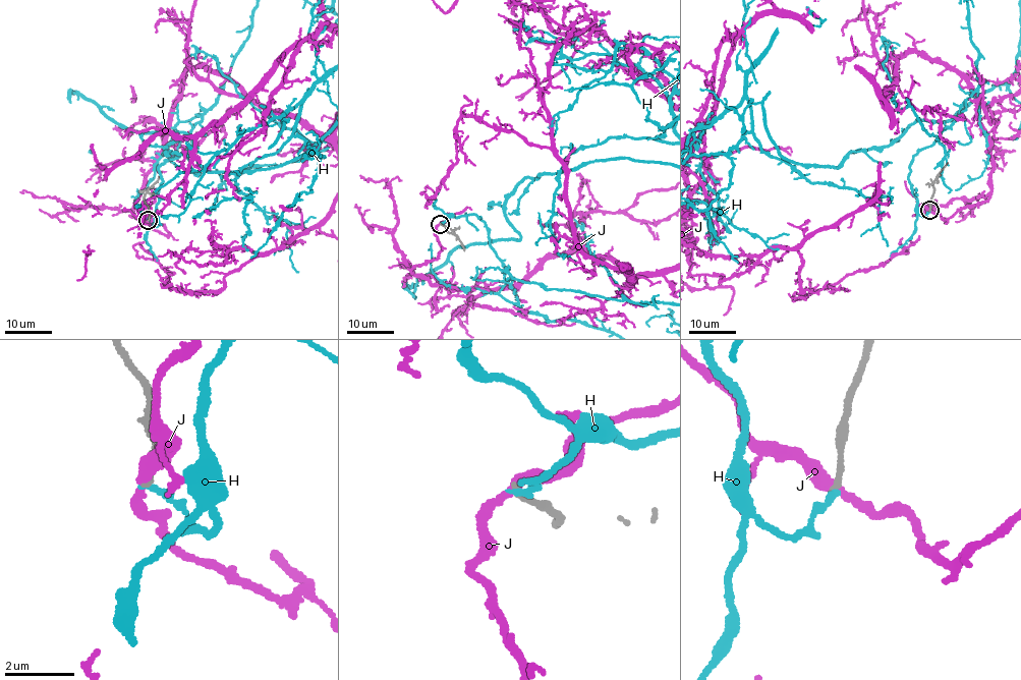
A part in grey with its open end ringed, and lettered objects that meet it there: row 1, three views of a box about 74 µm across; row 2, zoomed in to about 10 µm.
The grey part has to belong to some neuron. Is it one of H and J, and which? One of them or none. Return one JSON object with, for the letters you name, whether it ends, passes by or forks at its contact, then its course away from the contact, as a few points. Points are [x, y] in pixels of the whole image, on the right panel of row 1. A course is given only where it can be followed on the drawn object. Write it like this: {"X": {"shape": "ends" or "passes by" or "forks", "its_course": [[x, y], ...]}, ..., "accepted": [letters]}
{"accepted": []}

